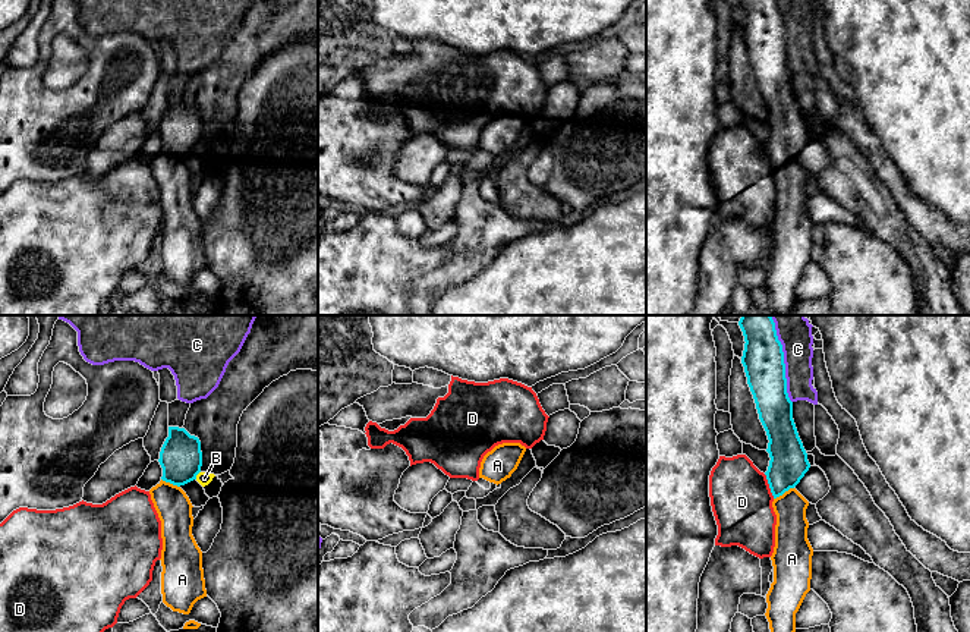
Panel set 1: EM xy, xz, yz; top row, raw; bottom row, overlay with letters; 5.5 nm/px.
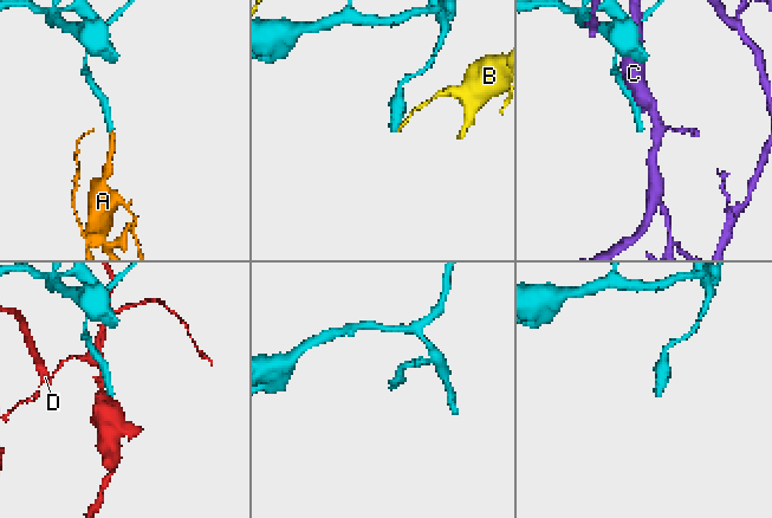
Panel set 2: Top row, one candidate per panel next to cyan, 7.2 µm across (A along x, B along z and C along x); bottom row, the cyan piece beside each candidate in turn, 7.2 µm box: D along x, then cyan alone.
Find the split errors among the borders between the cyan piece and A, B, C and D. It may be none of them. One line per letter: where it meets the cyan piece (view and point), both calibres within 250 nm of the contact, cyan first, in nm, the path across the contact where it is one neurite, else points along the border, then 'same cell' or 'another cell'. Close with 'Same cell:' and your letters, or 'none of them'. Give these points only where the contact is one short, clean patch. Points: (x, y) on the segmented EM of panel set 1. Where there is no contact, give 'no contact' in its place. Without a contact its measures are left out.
A: yz (783, 493) | 220/180 nm | across yz (789, 462), (783, 474), (783, 493), (790, 506), (791, 525) | same cell
B: xy (197, 474) | 240/70 nm | another cell
C: yz (783, 359) | 220/190 nm | another cell
D: yz (769, 486) | 220/340 nm | another cell
Same cell: A

